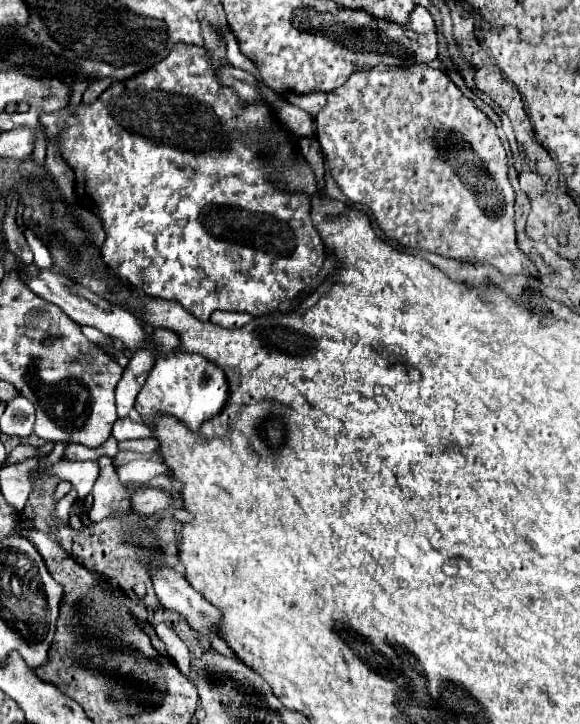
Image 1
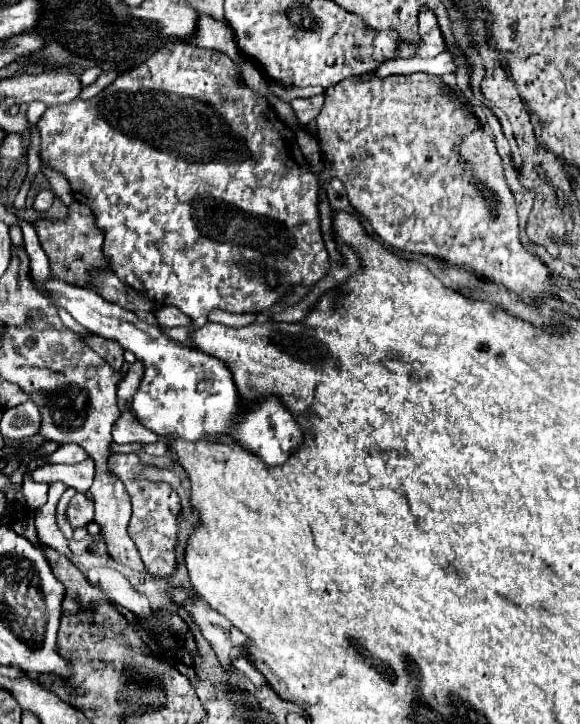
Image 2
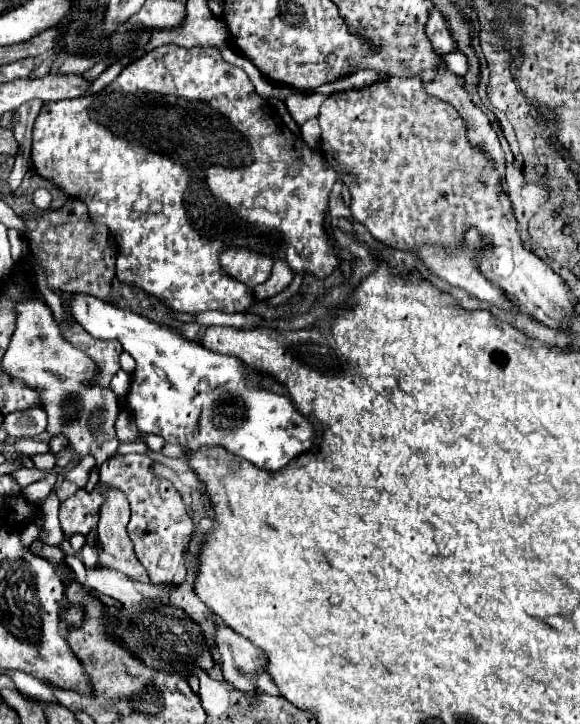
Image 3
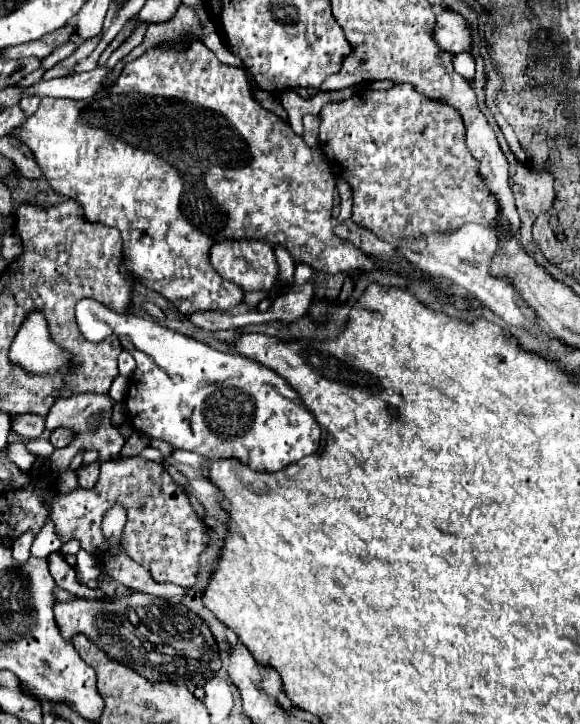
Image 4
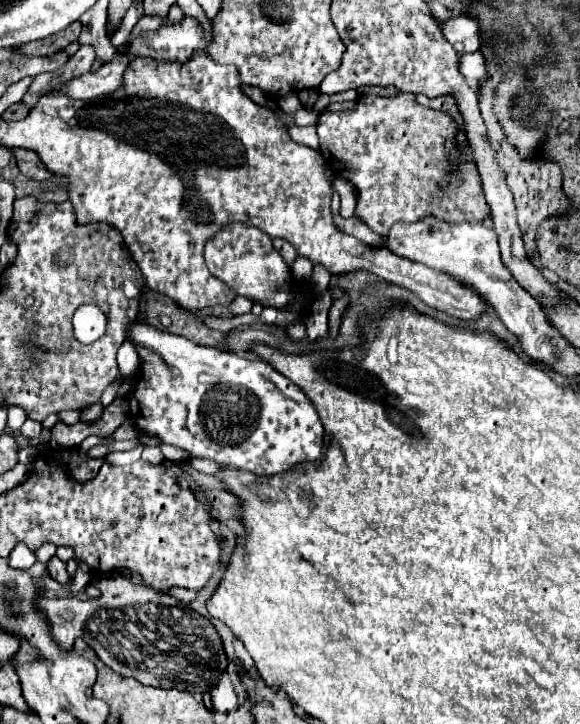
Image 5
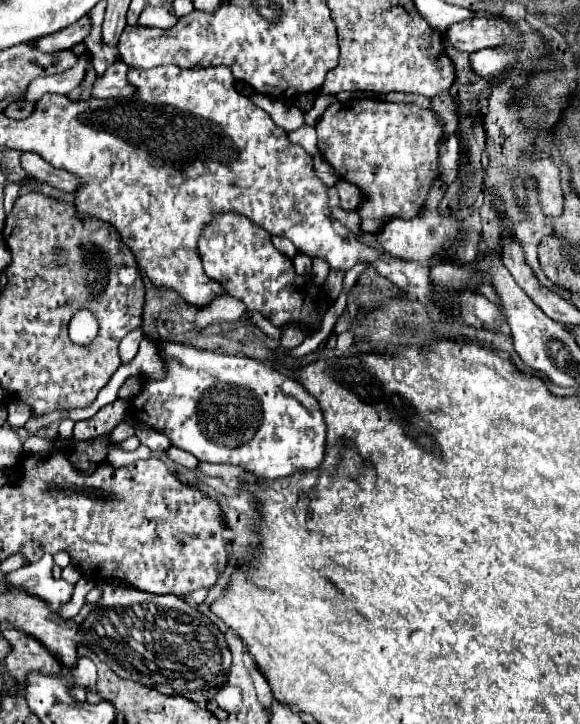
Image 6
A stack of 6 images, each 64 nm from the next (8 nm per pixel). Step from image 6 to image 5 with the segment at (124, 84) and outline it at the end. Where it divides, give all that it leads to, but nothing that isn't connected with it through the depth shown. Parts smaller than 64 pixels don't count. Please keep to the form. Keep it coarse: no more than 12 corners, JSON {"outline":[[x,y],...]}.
{"outline":[[124,56],[64,86],[78,100],[112,94],[124,86]]}

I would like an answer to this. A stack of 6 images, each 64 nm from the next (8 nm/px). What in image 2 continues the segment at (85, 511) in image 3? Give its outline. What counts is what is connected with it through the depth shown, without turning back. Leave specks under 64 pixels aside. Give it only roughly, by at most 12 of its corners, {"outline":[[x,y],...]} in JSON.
{"outline":[[76,492],[66,508],[72,528],[94,522],[94,502]]}

